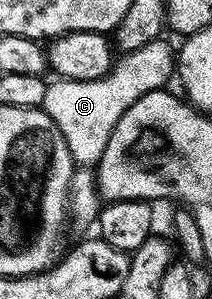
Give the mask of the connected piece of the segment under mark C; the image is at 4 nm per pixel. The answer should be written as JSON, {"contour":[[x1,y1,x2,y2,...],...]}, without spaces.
{"contour":[[158,38,136,51,122,55,110,73,92,82,48,81,41,109,65,136,71,159,80,167,91,168,98,163,101,152,105,152,105,144,109,144,109,136,113,136,117,120,141,96,162,89,170,76,172,79,174,72,174,49,171,50,164,39]]}

